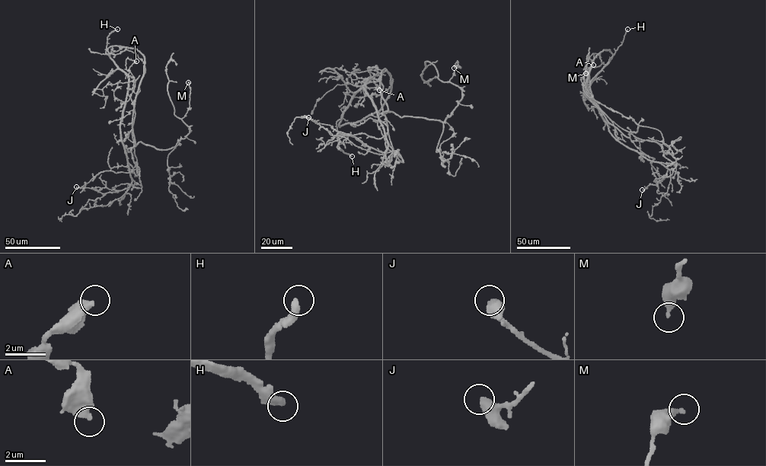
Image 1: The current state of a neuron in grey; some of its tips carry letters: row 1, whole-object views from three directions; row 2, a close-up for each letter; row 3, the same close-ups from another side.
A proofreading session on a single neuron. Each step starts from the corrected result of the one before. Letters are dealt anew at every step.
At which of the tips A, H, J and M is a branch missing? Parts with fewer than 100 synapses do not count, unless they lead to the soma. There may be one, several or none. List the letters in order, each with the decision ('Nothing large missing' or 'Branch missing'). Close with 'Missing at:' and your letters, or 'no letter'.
A: Nothing large missing
H: Branch missing
J: Nothing large missing
M: Nothing large missing
Missing at: H

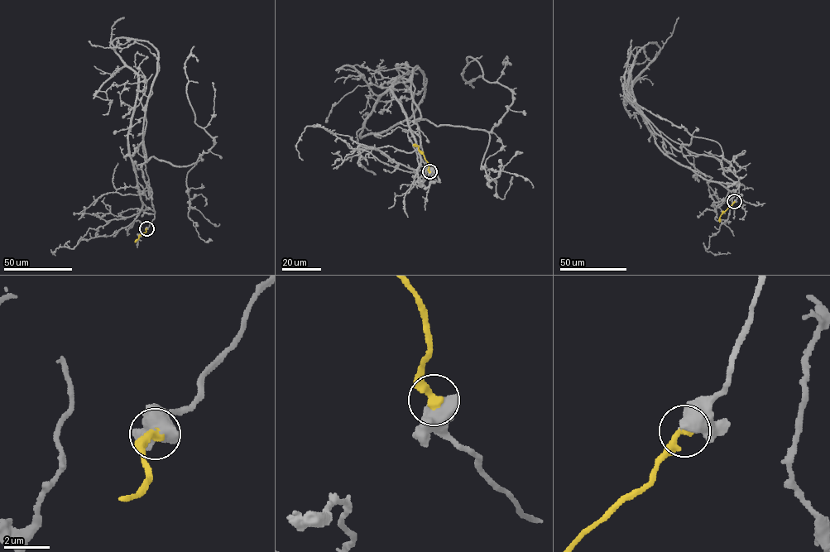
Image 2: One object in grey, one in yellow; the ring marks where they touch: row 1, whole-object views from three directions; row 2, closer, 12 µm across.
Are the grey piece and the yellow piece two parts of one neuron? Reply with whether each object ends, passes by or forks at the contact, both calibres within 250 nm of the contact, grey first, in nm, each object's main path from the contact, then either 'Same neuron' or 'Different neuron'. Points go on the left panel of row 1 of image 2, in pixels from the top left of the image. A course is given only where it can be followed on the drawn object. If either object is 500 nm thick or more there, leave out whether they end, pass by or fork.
Thickness 600 nm (grey) against 420 nm. Course of grey: (146, 228), (155, 212), (137, 165), (155, 157), (188, 165), (213, 145), (186, 93), (184, 63), (198, 61). Course of yellow: (146, 228), (135, 242). Same neuron

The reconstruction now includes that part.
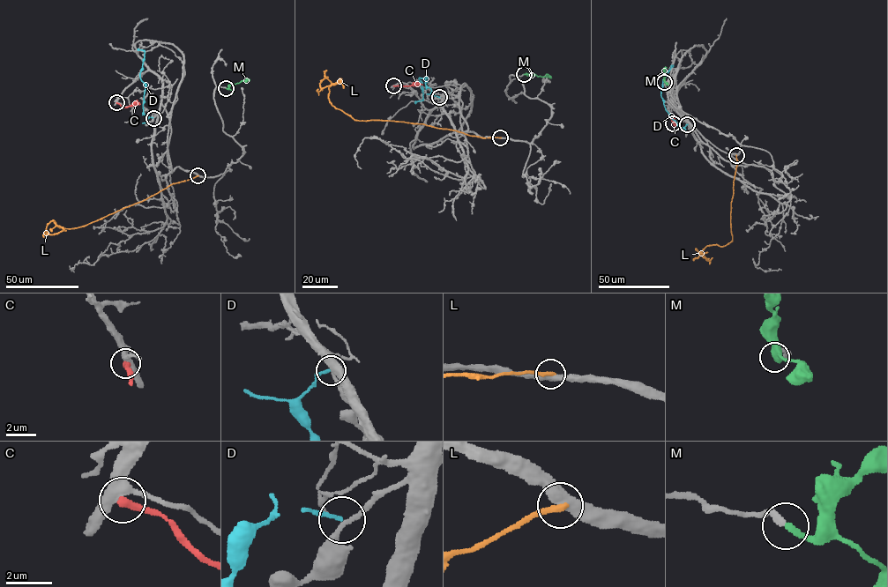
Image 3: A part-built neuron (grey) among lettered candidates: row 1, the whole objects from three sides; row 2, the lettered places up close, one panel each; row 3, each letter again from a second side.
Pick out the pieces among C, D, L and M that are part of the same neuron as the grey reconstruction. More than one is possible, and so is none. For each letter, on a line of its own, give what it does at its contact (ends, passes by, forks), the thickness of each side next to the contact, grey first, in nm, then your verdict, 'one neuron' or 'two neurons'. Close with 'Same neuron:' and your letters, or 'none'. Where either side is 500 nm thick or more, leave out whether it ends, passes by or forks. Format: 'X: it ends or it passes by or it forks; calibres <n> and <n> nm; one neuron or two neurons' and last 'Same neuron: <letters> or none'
C: it ends; calibres 360 and 320 nm; two neurons
D: it ends; calibres 190 and 140 nm; two neurons
L: it ends; calibres 480 and 280 nm; two neurons
M: it ends; calibres 260 and 200 nm; one neuron
Same neuron: M

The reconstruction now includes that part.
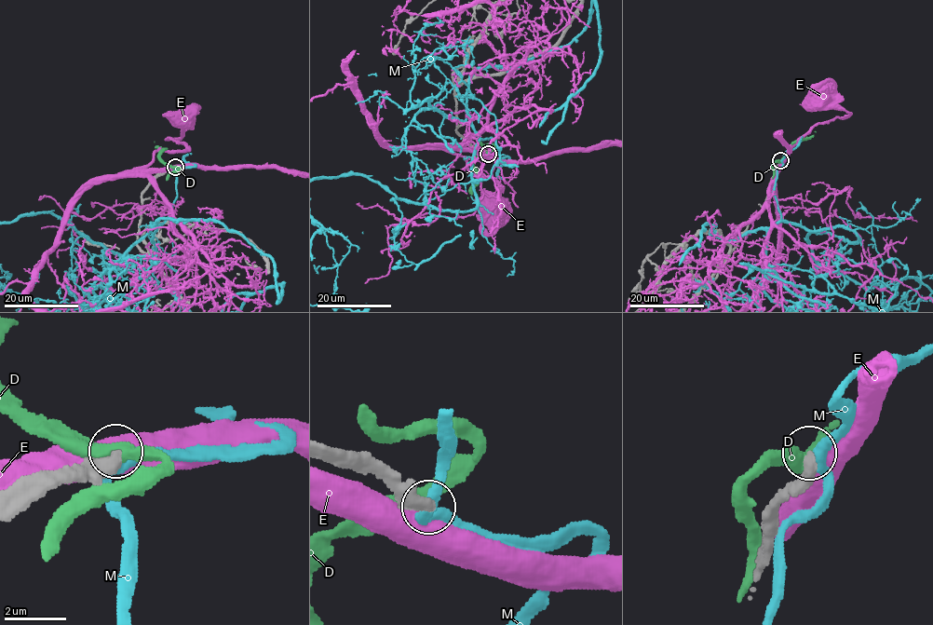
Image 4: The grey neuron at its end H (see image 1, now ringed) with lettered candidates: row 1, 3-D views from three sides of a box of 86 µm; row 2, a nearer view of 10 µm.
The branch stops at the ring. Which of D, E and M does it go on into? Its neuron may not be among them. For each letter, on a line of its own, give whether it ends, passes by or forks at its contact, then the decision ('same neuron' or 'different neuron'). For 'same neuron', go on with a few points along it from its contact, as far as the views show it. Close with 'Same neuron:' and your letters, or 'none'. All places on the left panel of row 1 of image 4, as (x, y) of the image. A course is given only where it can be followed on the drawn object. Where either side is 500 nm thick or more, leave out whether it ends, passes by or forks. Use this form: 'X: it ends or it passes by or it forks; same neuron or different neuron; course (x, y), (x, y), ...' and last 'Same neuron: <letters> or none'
D: different neuron
E: different neuron
M: different neuron
Same neuron: none

